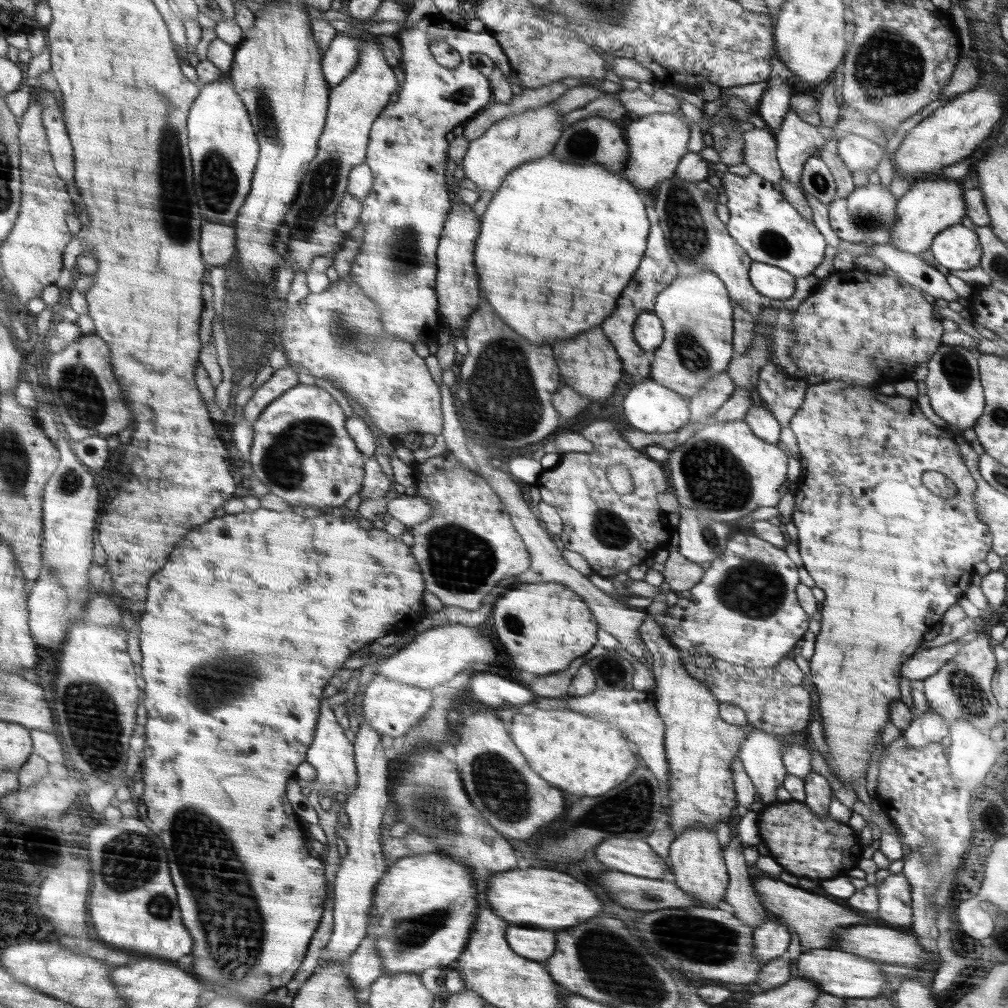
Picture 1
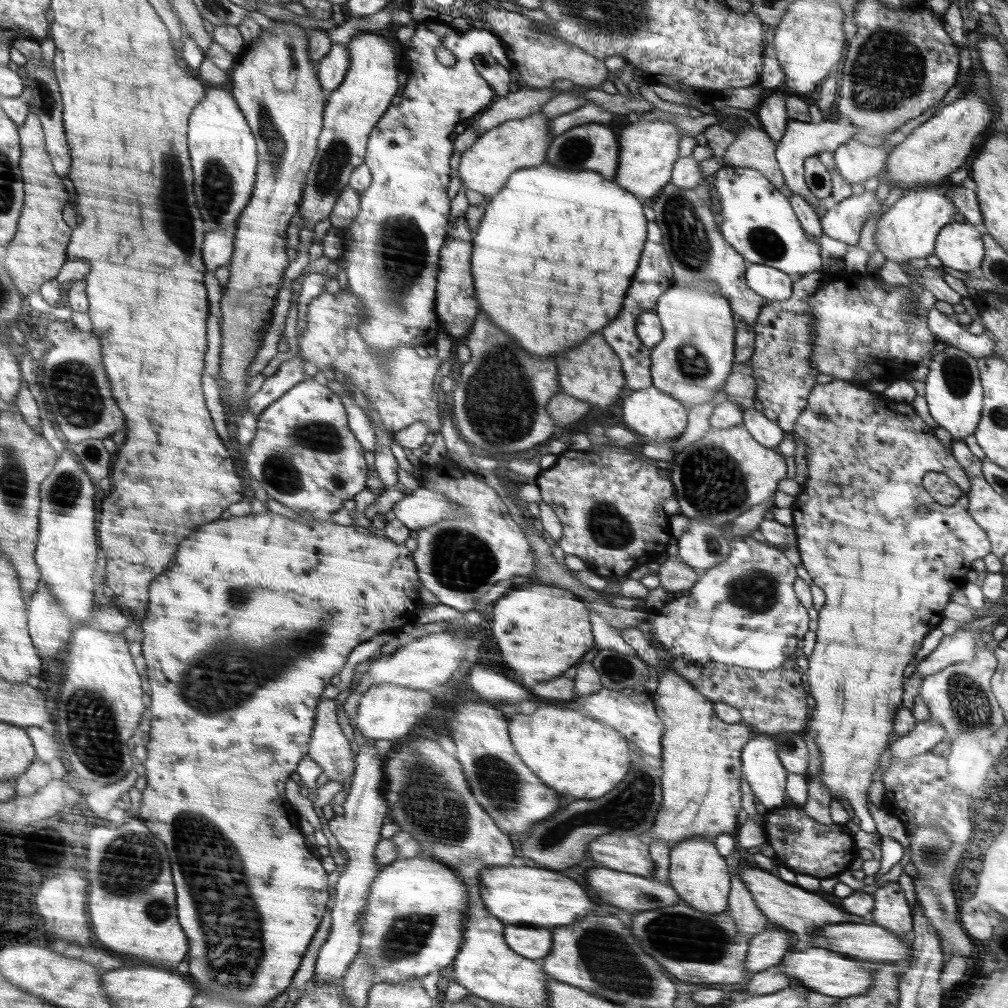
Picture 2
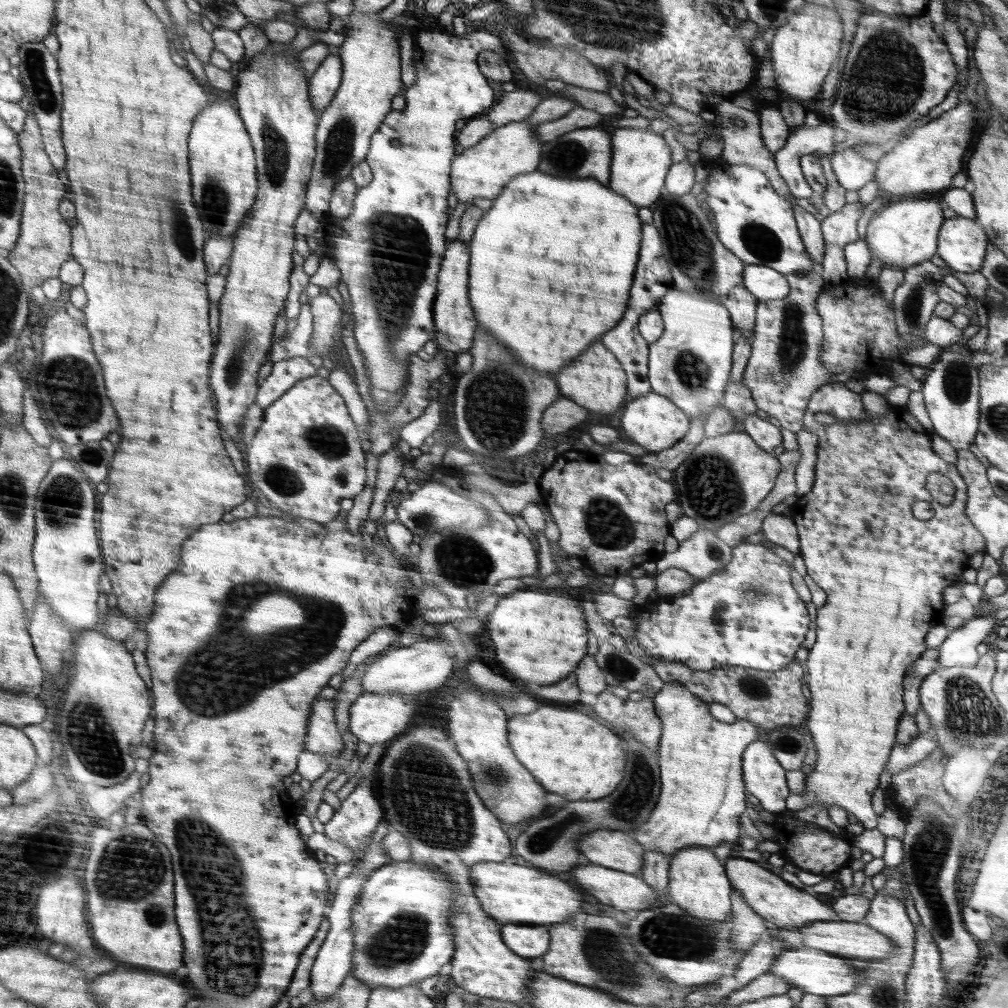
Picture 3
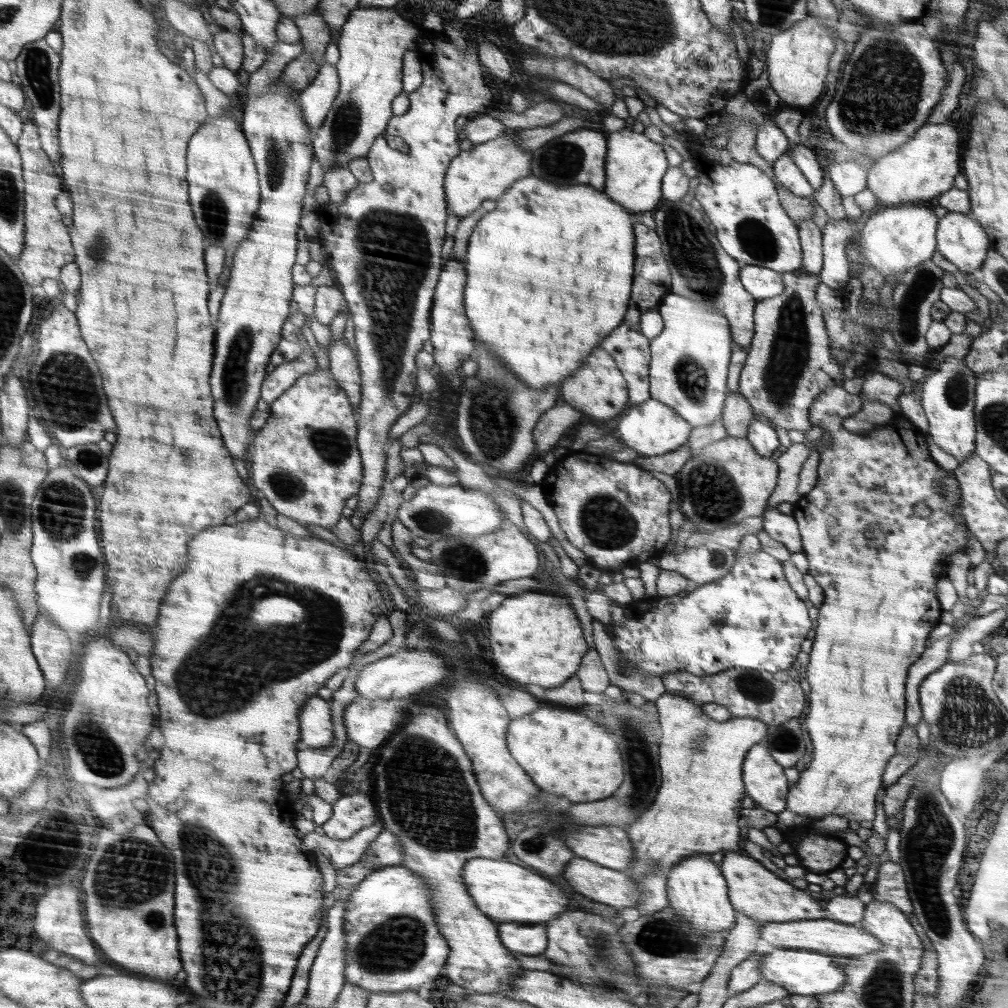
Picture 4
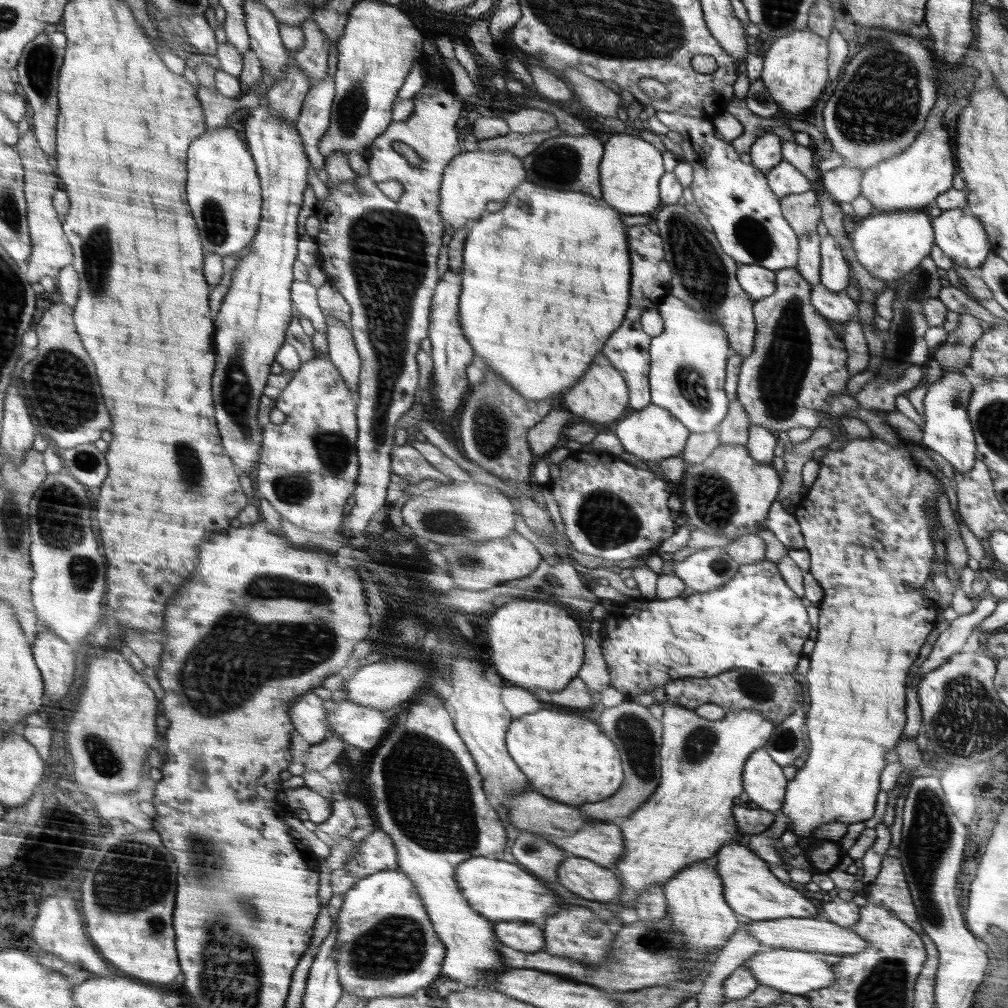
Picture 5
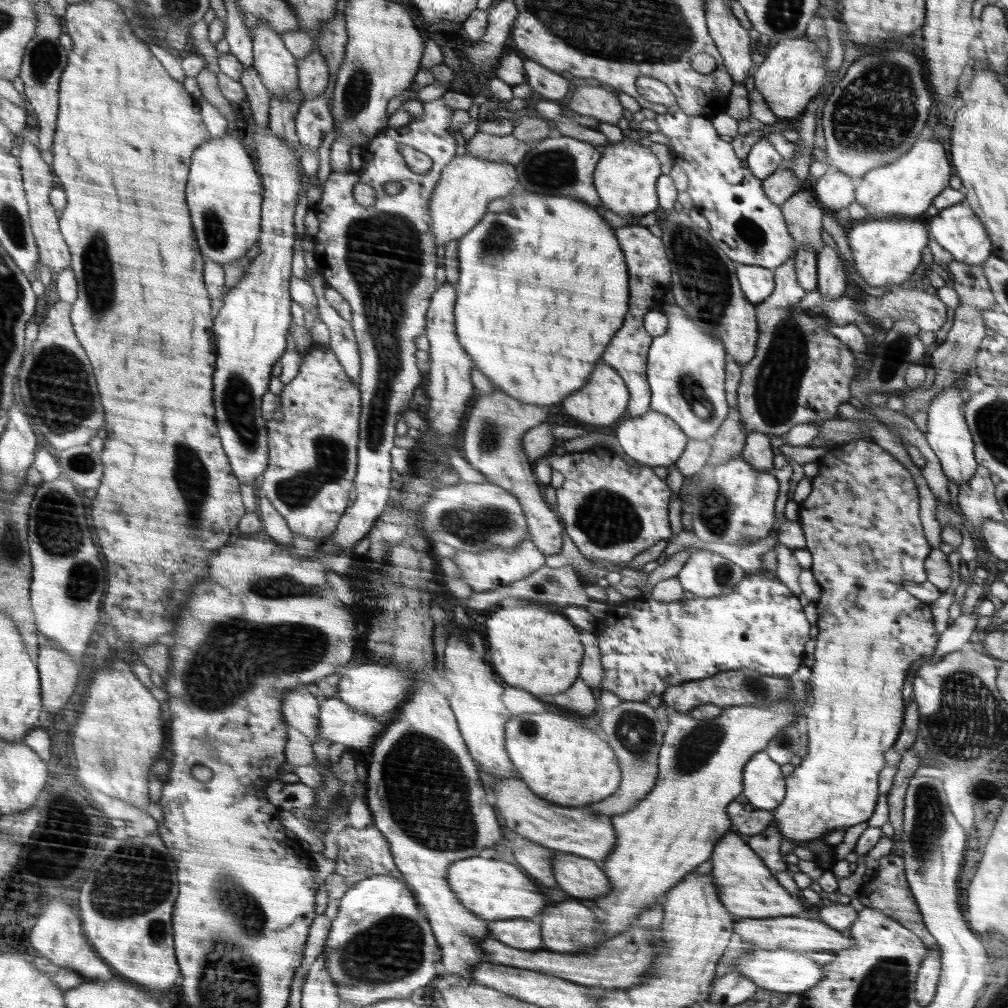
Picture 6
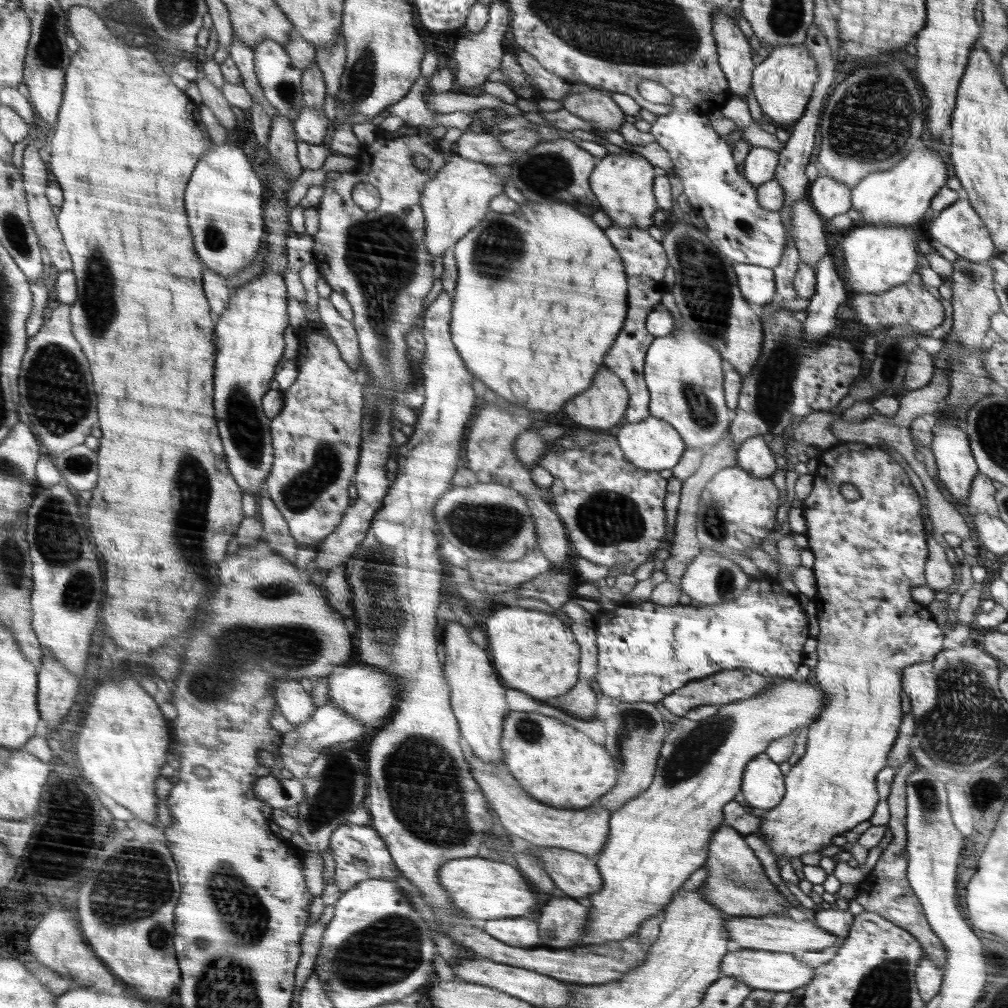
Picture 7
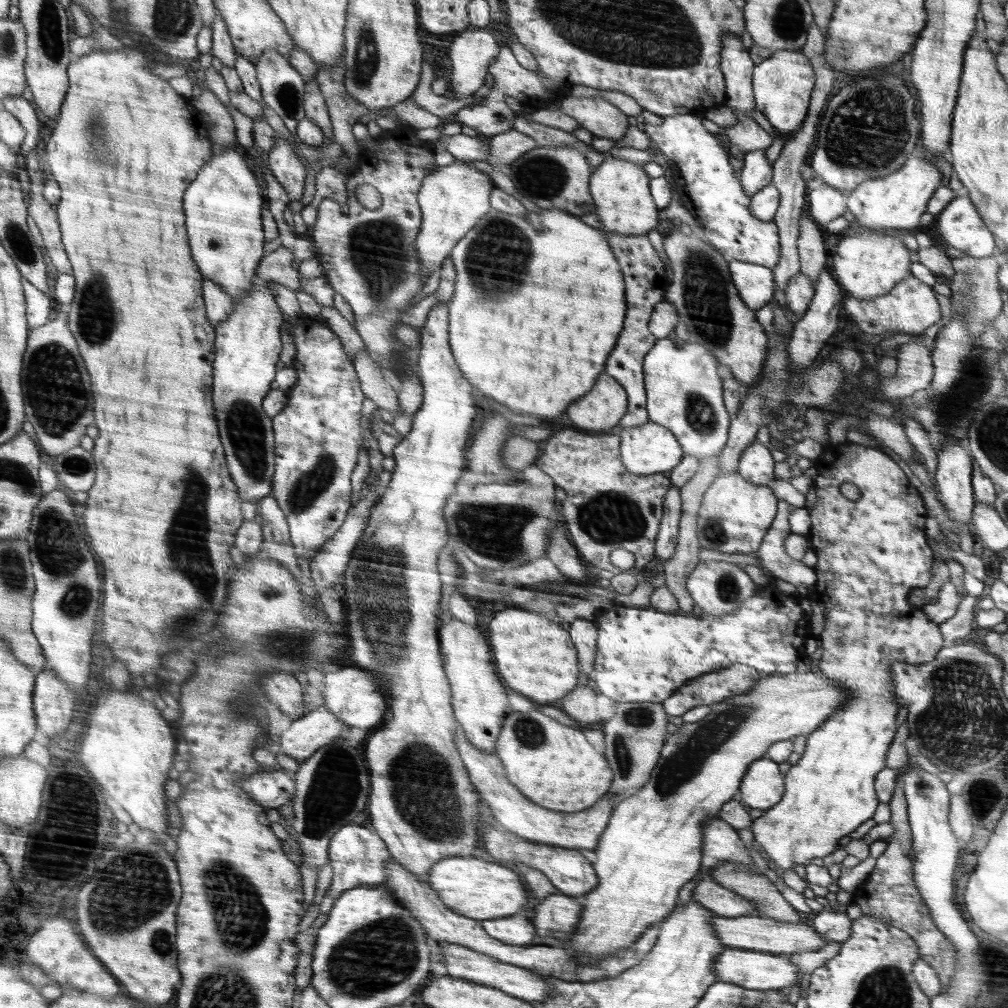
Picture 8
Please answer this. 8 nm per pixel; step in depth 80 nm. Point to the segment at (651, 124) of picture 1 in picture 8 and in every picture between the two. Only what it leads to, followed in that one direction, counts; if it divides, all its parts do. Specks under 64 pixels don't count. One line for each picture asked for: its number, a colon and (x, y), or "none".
2: (648, 150)
3: (640, 166)
4: (636, 166)
5: (631, 168)
6: (627, 175)
7: (624, 184)
8: (622, 191)

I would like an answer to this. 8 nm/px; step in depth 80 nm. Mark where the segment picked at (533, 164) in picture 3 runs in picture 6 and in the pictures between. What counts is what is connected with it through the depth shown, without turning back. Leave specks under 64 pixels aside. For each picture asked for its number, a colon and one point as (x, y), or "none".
4: (486, 172)
5: (472, 180)
6: (462, 197)

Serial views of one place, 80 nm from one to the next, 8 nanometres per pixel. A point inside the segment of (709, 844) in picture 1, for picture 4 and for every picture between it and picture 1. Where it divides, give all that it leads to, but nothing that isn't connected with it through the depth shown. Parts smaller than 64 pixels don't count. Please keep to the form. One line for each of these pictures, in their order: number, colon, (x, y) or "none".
2: (699, 874)
3: (698, 884)
4: (697, 889)

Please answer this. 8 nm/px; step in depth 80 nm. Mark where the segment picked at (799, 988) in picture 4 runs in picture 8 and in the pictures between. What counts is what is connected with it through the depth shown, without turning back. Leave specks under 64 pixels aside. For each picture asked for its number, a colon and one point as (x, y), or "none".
5: (797, 972)
6: (782, 970)
7: (779, 971)
8: (754, 970)

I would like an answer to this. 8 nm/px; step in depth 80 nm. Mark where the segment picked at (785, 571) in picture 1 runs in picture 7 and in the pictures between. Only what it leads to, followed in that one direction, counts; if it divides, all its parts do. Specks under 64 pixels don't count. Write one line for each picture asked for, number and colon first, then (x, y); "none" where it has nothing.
2: (745, 612)
3: (748, 614)
4: (752, 618)
5: (757, 621)
6: (645, 649)
7: (645, 652)

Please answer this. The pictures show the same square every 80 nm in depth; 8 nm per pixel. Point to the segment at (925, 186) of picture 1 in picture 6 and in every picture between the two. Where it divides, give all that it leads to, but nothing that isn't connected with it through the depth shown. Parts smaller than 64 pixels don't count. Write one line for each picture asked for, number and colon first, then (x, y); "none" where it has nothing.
2: (909, 229)
3: (904, 234)
4: (894, 239)
5: (889, 245)
6: (885, 251)

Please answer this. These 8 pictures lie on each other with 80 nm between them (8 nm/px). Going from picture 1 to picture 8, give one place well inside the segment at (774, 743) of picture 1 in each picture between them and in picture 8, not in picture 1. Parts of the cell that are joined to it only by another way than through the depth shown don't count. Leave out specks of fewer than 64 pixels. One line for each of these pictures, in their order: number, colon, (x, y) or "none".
2: (767, 778)
3: (766, 779)
4: (767, 784)
5: (765, 784)
6: (764, 783)
7: (764, 785)
8: (763, 786)

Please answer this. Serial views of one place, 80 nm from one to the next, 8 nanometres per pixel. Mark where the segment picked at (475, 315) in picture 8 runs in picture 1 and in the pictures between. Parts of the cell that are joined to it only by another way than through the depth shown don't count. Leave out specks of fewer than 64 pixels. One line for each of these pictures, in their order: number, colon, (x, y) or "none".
1: (560, 242)
2: (555, 251)
3: (553, 260)
4: (550, 267)
5: (546, 279)
6: (538, 334)
7: (518, 325)

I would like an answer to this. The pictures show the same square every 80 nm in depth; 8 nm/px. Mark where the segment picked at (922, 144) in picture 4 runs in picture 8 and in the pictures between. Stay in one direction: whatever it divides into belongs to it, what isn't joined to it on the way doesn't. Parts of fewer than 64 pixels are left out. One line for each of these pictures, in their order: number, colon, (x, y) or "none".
5: (911, 181)
6: (906, 188)
7: (902, 195)
8: (894, 203)

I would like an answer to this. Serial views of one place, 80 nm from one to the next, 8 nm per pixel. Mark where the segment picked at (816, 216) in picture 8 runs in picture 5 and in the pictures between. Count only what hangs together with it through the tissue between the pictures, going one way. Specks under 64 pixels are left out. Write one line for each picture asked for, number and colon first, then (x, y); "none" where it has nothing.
5: (843, 183)
6: (834, 191)
7: (830, 198)

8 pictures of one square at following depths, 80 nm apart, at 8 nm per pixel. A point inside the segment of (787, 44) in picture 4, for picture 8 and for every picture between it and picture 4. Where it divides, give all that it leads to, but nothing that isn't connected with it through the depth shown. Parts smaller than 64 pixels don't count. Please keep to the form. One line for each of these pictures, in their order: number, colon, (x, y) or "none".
5: (794, 72)
6: (791, 74)
7: (783, 83)
8: (782, 84)

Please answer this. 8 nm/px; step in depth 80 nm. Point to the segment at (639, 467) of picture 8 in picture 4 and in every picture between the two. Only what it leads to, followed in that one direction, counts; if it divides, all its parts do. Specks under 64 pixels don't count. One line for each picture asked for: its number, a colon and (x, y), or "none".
4: (652, 428)
5: (652, 433)
6: (653, 439)
7: (653, 444)

